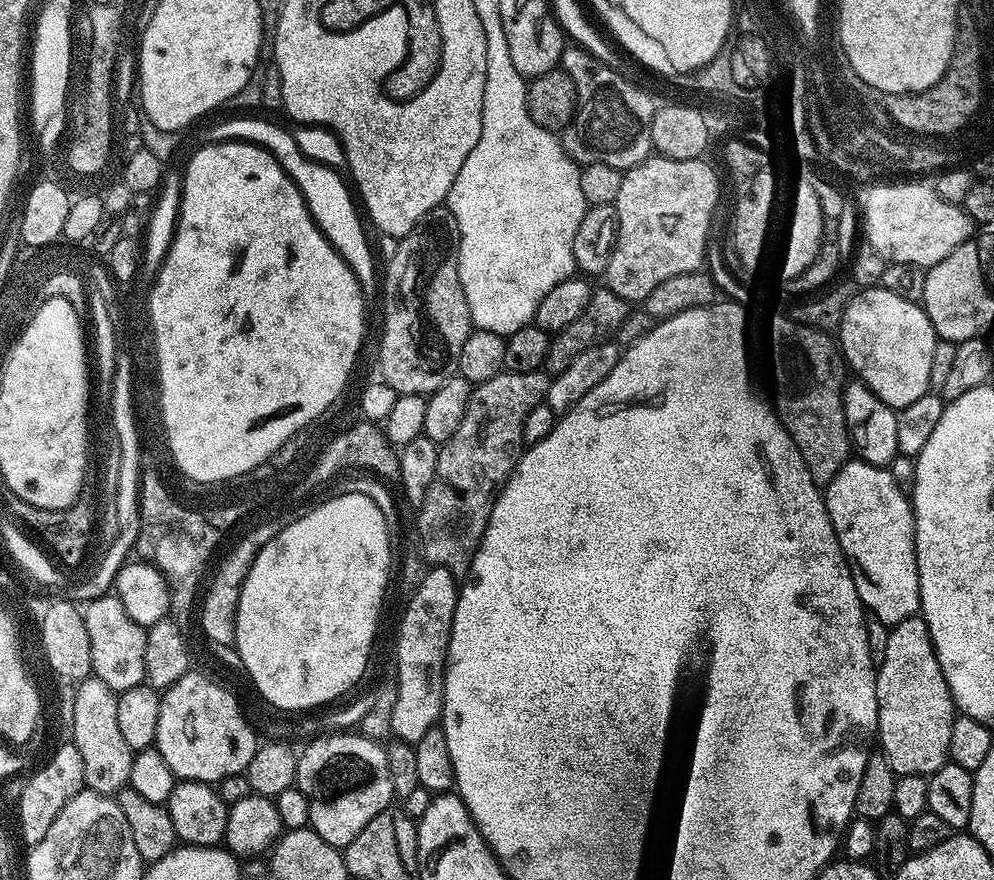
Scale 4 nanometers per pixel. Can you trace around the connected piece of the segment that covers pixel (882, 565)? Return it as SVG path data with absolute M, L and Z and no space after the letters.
M850 458L823 489L824 504L828 507L836 537L844 548L844 554L858 569L862 580L864 575L865 581L858 583L860 601L864 603L865 609L873 617L876 615L885 626L902 622L920 611L920 586L916 561L916 515L912 513L912 501L906 495L905 489L904 492L900 489L899 482L888 471L887 467L867 464L859 458Z

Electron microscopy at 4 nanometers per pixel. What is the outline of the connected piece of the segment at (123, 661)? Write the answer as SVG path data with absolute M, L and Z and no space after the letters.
M105 594L89 599L82 608L84 621L86 622L86 634L90 637L90 658L92 659L92 675L96 676L110 690L117 694L130 690L130 686L138 686L145 683L144 658L146 656L147 631L130 614L126 614L126 606L114 594Z

